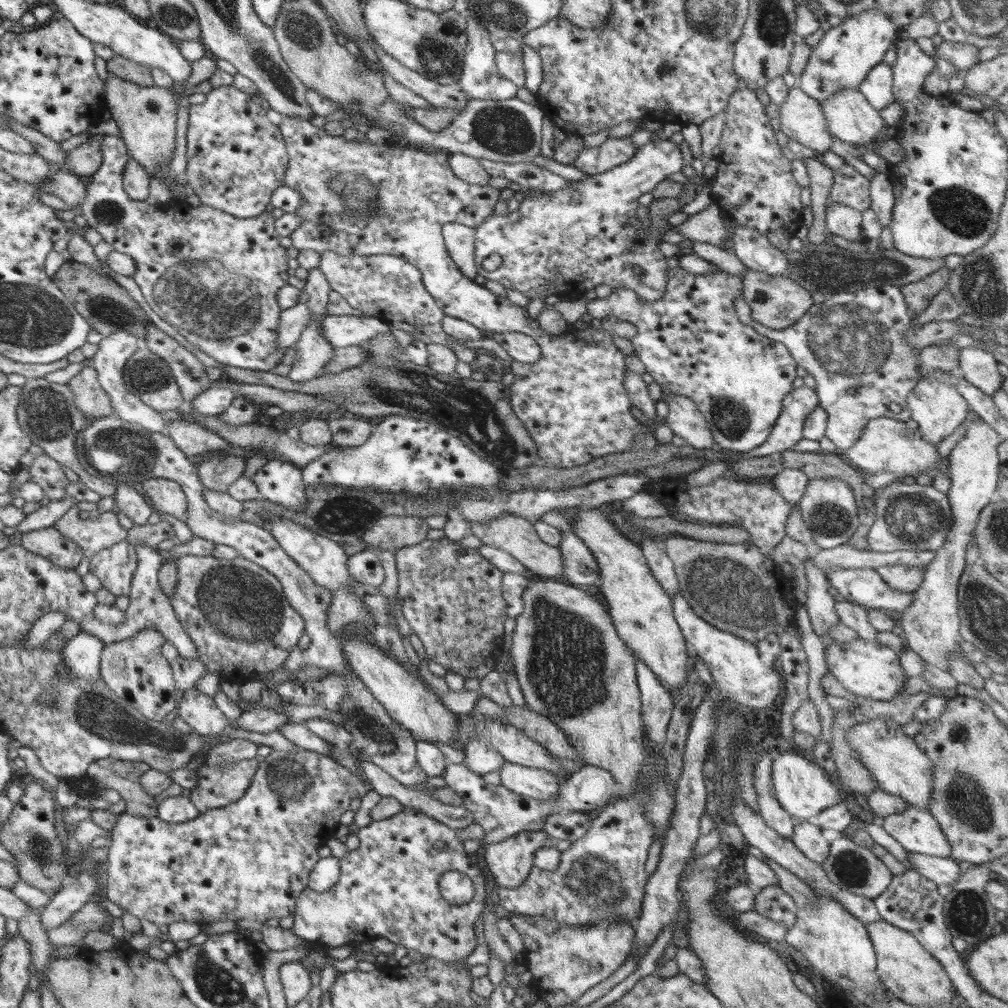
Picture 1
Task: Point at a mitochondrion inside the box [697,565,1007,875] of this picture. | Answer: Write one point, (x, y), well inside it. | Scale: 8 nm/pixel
(966, 800)

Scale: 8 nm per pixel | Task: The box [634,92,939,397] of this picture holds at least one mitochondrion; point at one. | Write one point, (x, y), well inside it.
(863, 344)

